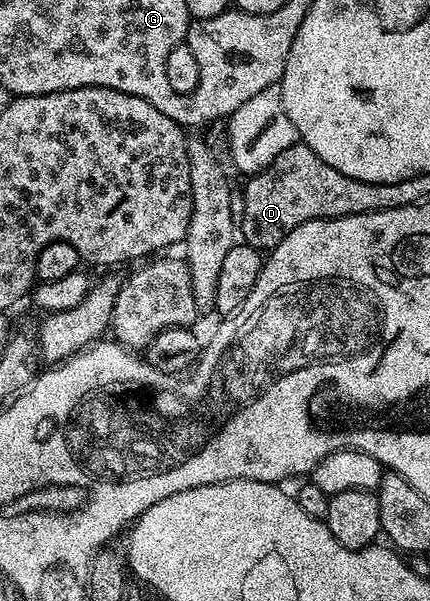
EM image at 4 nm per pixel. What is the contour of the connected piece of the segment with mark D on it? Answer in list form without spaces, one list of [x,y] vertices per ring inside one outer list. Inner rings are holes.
[[[291,143],[288,144],[285,151],[281,151],[281,155],[277,155],[277,159],[273,159],[273,163],[269,163],[269,167],[264,169],[258,175],[251,175],[246,178],[247,186],[243,189],[243,209],[241,205],[241,237],[246,244],[253,246],[257,250],[270,251],[281,243],[281,239],[285,239],[285,235],[289,235],[289,231],[293,231],[301,223],[306,221],[320,221],[326,217],[348,217],[349,215],[365,215],[366,213],[376,213],[377,211],[389,211],[387,207],[387,187],[389,183],[365,183],[361,179],[353,179],[349,175],[341,175],[341,171],[337,171],[337,167],[329,167],[329,163],[325,163],[325,159],[321,159],[321,155],[317,155],[305,144]]]

